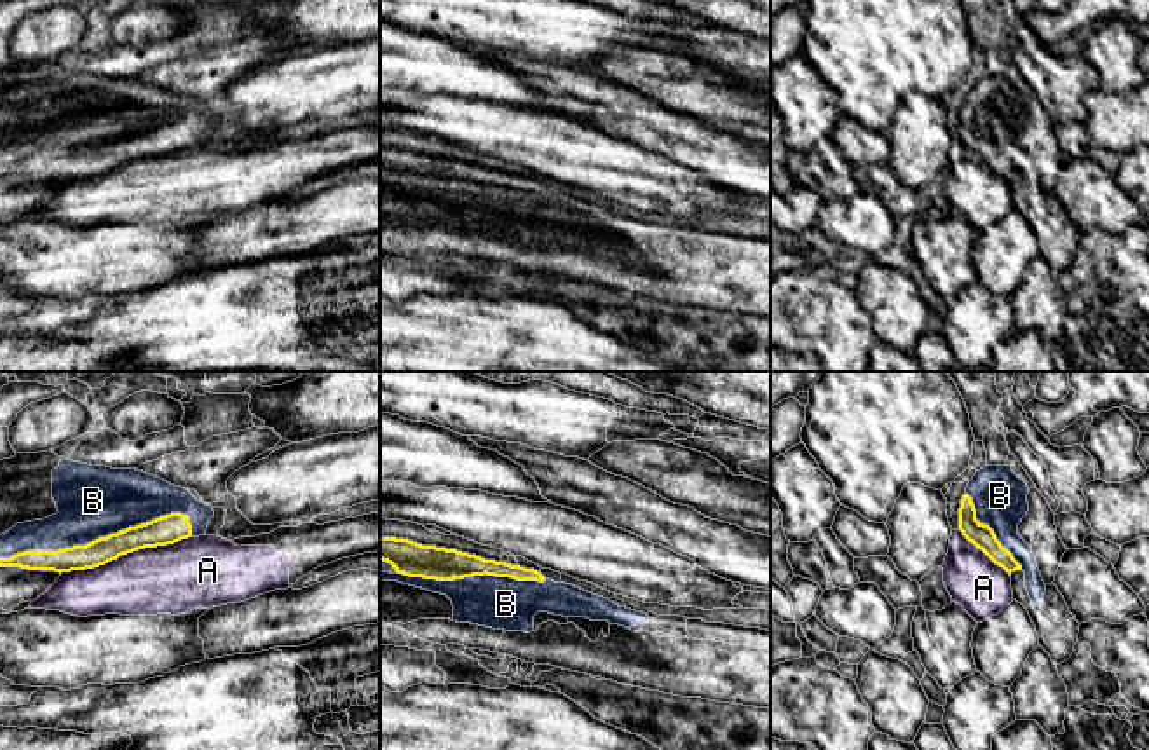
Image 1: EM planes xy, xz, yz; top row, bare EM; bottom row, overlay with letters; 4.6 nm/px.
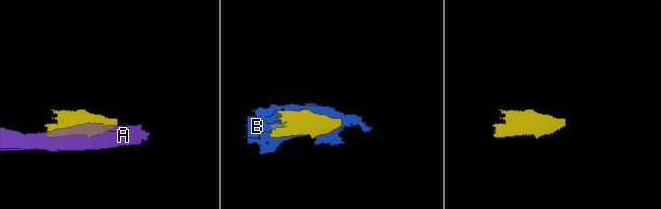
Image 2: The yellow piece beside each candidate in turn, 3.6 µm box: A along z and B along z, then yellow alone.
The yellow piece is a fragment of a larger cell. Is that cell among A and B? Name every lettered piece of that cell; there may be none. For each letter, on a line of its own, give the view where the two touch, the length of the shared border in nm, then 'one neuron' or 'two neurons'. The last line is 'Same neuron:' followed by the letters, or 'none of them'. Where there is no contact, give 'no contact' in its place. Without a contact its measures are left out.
A: xy | 650 nm | two neurons
B: xy | 900 nm | one neuron
Same neuron: B

